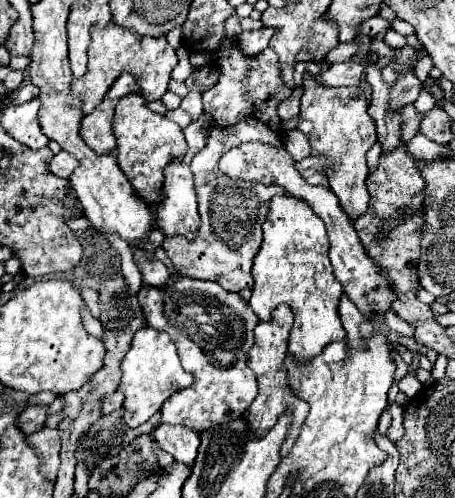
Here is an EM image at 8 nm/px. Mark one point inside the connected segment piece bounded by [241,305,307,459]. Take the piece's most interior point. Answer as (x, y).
(266, 357)

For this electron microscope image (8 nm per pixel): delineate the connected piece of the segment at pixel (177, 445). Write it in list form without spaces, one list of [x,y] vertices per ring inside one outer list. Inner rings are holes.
[[[159,423],[153,431],[157,443],[161,445],[163,451],[167,451],[169,455],[173,455],[175,461],[185,463],[185,465],[193,465],[195,455],[197,455],[197,447],[199,447],[199,435],[187,427],[179,427],[179,425],[167,425],[167,423]]]

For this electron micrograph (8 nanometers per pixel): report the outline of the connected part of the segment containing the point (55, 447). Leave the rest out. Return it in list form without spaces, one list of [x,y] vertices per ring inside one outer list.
[[[43,427],[41,431],[29,435],[27,443],[31,443],[31,447],[35,447],[35,453],[43,459],[41,471],[43,471],[45,479],[55,481],[57,471],[59,471],[59,449],[61,449],[59,429]]]

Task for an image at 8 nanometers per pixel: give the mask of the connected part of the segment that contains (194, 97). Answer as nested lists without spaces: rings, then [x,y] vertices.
[[[189,93],[189,95],[181,101],[181,109],[191,115],[191,121],[197,121],[197,119],[201,117],[201,113],[203,113],[201,93]]]

